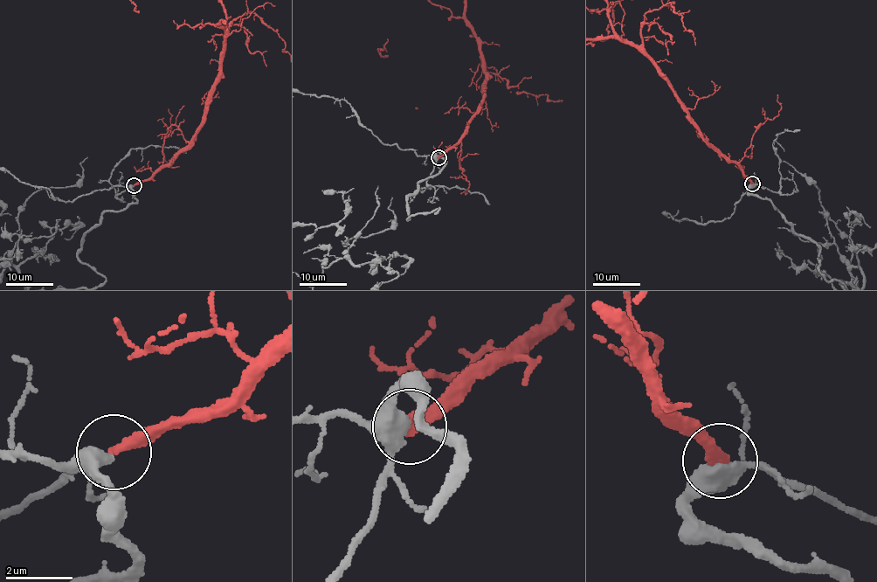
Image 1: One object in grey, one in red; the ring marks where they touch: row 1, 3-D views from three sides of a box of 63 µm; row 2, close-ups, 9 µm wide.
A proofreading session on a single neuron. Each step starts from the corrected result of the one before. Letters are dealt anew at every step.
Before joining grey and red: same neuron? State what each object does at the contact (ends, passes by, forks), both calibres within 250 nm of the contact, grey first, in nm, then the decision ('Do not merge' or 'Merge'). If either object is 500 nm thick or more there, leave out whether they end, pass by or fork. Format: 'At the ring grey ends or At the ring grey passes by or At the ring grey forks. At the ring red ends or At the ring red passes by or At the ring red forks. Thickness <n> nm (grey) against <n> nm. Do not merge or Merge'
At the ring grey forks. At the ring red ends. Thickness 340 nm (grey) against 340 nm. Merge

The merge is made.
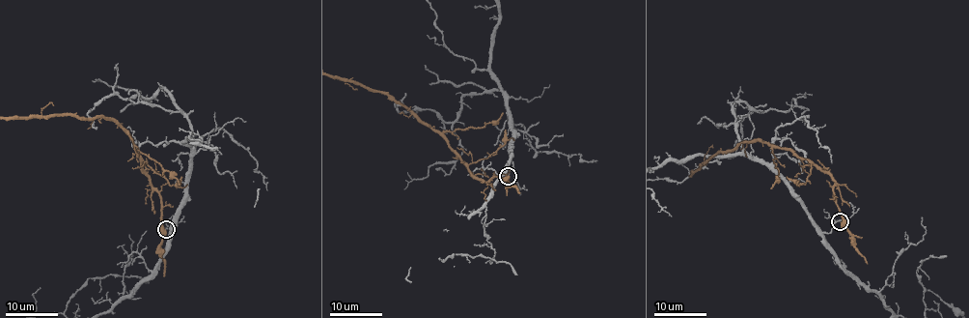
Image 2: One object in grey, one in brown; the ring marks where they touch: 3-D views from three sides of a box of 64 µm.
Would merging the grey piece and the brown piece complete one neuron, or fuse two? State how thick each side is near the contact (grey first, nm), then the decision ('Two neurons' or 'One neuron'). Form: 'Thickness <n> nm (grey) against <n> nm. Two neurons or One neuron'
Thickness 140 nm (grey) against 500 nm. Two neurons

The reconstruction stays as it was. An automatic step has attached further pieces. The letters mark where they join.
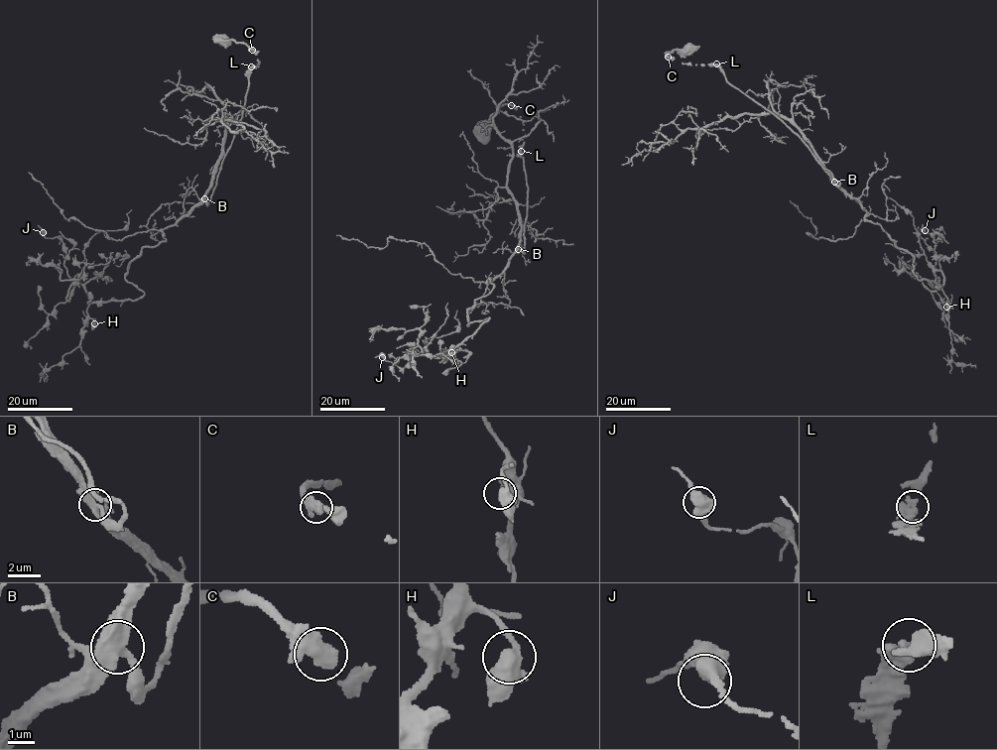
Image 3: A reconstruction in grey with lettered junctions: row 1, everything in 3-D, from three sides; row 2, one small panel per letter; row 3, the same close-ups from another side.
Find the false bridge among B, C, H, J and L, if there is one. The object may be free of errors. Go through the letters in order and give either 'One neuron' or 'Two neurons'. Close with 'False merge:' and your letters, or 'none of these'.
B: One neuron
C: One neuron
H: One neuron
J: One neuron
L: One neuron
False merge: none of these

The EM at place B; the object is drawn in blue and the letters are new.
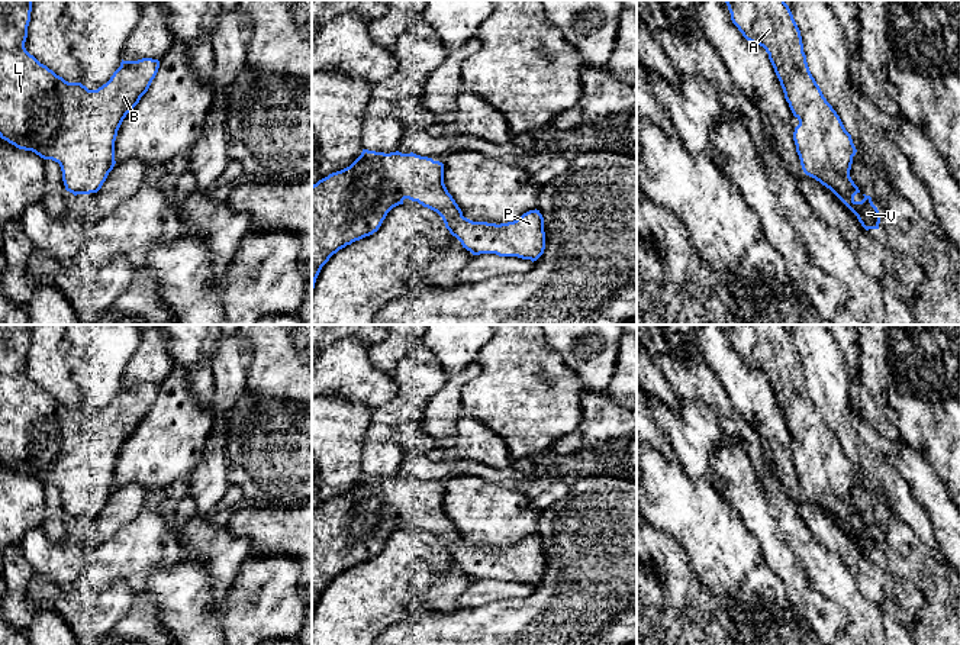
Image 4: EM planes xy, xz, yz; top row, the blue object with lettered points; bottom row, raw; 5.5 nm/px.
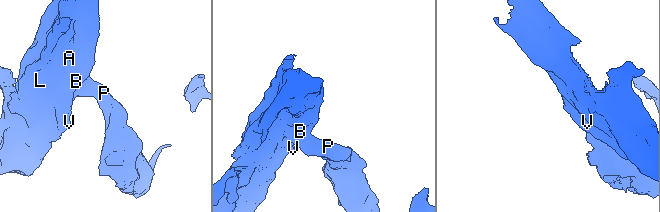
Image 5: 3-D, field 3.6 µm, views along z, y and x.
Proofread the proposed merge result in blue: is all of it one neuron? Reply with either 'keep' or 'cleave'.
keep

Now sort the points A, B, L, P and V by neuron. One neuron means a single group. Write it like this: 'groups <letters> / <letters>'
groups A B L P V

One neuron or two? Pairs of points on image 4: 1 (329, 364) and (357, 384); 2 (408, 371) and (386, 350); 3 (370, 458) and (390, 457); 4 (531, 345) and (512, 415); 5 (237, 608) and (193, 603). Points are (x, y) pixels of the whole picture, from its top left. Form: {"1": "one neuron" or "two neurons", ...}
{"1": "one neuron", "2": "two neurons", "3": "one neuron", "4": "one neuron", "5": "two neurons"}

